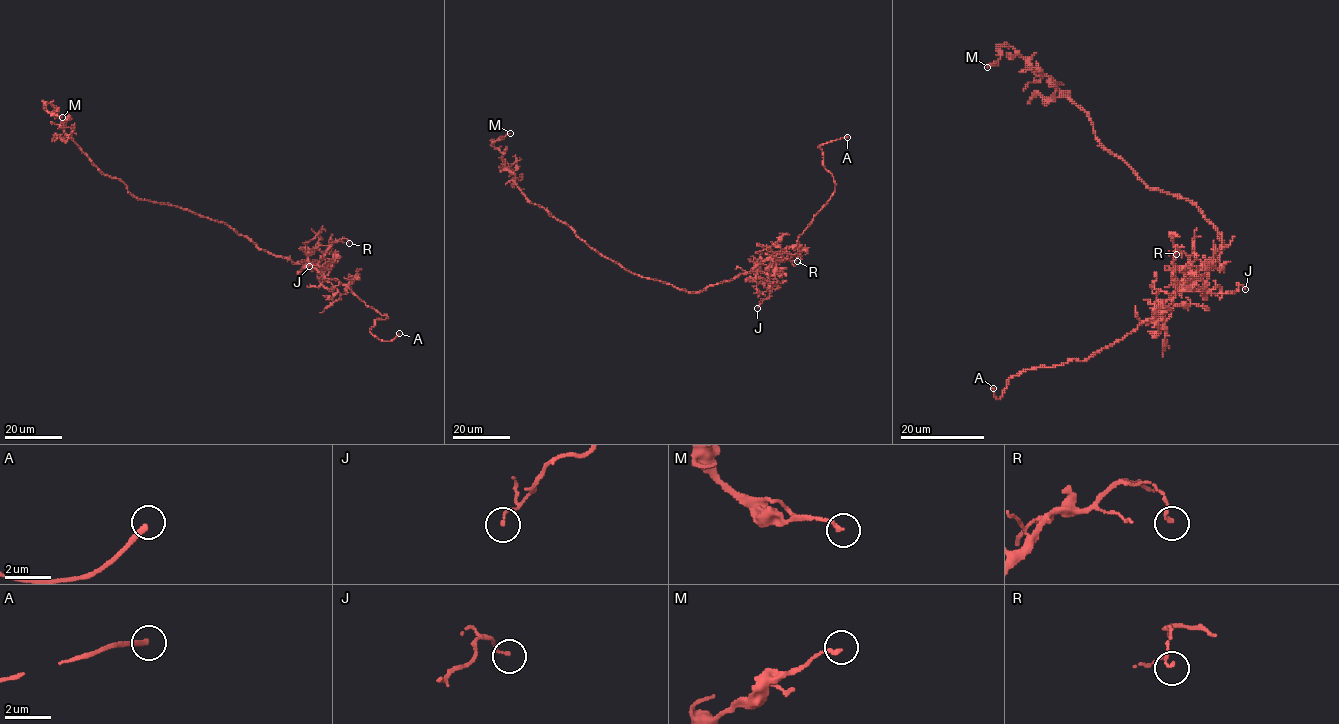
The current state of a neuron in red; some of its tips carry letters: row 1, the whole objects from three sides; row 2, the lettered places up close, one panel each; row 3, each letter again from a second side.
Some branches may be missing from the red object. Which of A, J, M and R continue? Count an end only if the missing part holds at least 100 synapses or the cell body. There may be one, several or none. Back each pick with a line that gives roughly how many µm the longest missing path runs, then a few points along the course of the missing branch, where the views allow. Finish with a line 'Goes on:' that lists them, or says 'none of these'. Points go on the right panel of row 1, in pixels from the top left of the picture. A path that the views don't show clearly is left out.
A: Missing length about 6 µm
Goes on: A

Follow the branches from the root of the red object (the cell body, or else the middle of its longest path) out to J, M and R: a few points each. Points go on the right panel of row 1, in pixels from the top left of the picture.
J: (1215, 228), (1222, 241), (1220, 257), (1172, 296), (1184, 290), (1221, 294), (1245, 289)
M: (1215, 228), (1190, 200), (1151, 189), (1100, 143), (1090, 118), (1011, 47), (1000, 45), (1000, 58), (987, 67)
R: (1215, 228), (1222, 241), (1220, 257), (1189, 286), (1175, 283), (1176, 254)

